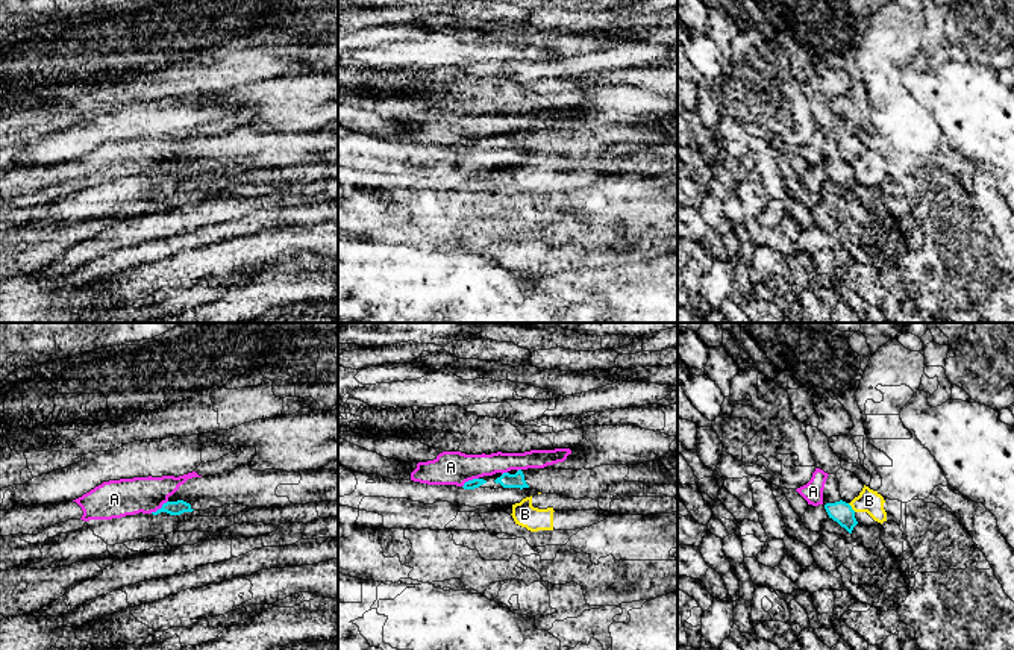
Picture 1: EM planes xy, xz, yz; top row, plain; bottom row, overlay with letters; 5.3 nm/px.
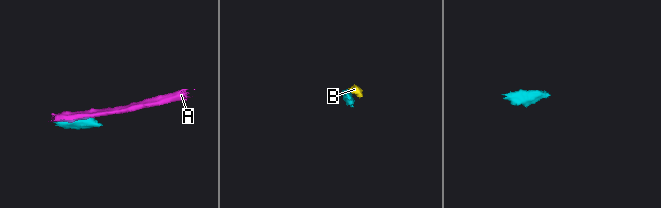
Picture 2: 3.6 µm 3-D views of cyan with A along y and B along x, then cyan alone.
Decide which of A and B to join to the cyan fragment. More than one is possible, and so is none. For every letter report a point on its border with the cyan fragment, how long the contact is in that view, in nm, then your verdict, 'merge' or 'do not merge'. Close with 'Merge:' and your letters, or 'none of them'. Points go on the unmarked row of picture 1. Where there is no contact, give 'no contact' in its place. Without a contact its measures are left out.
A: contact xy (158, 170); length 120 nm; do not merge
B: contact yz (851, 168); length 60 nm; do not merge
Merge: none of them

